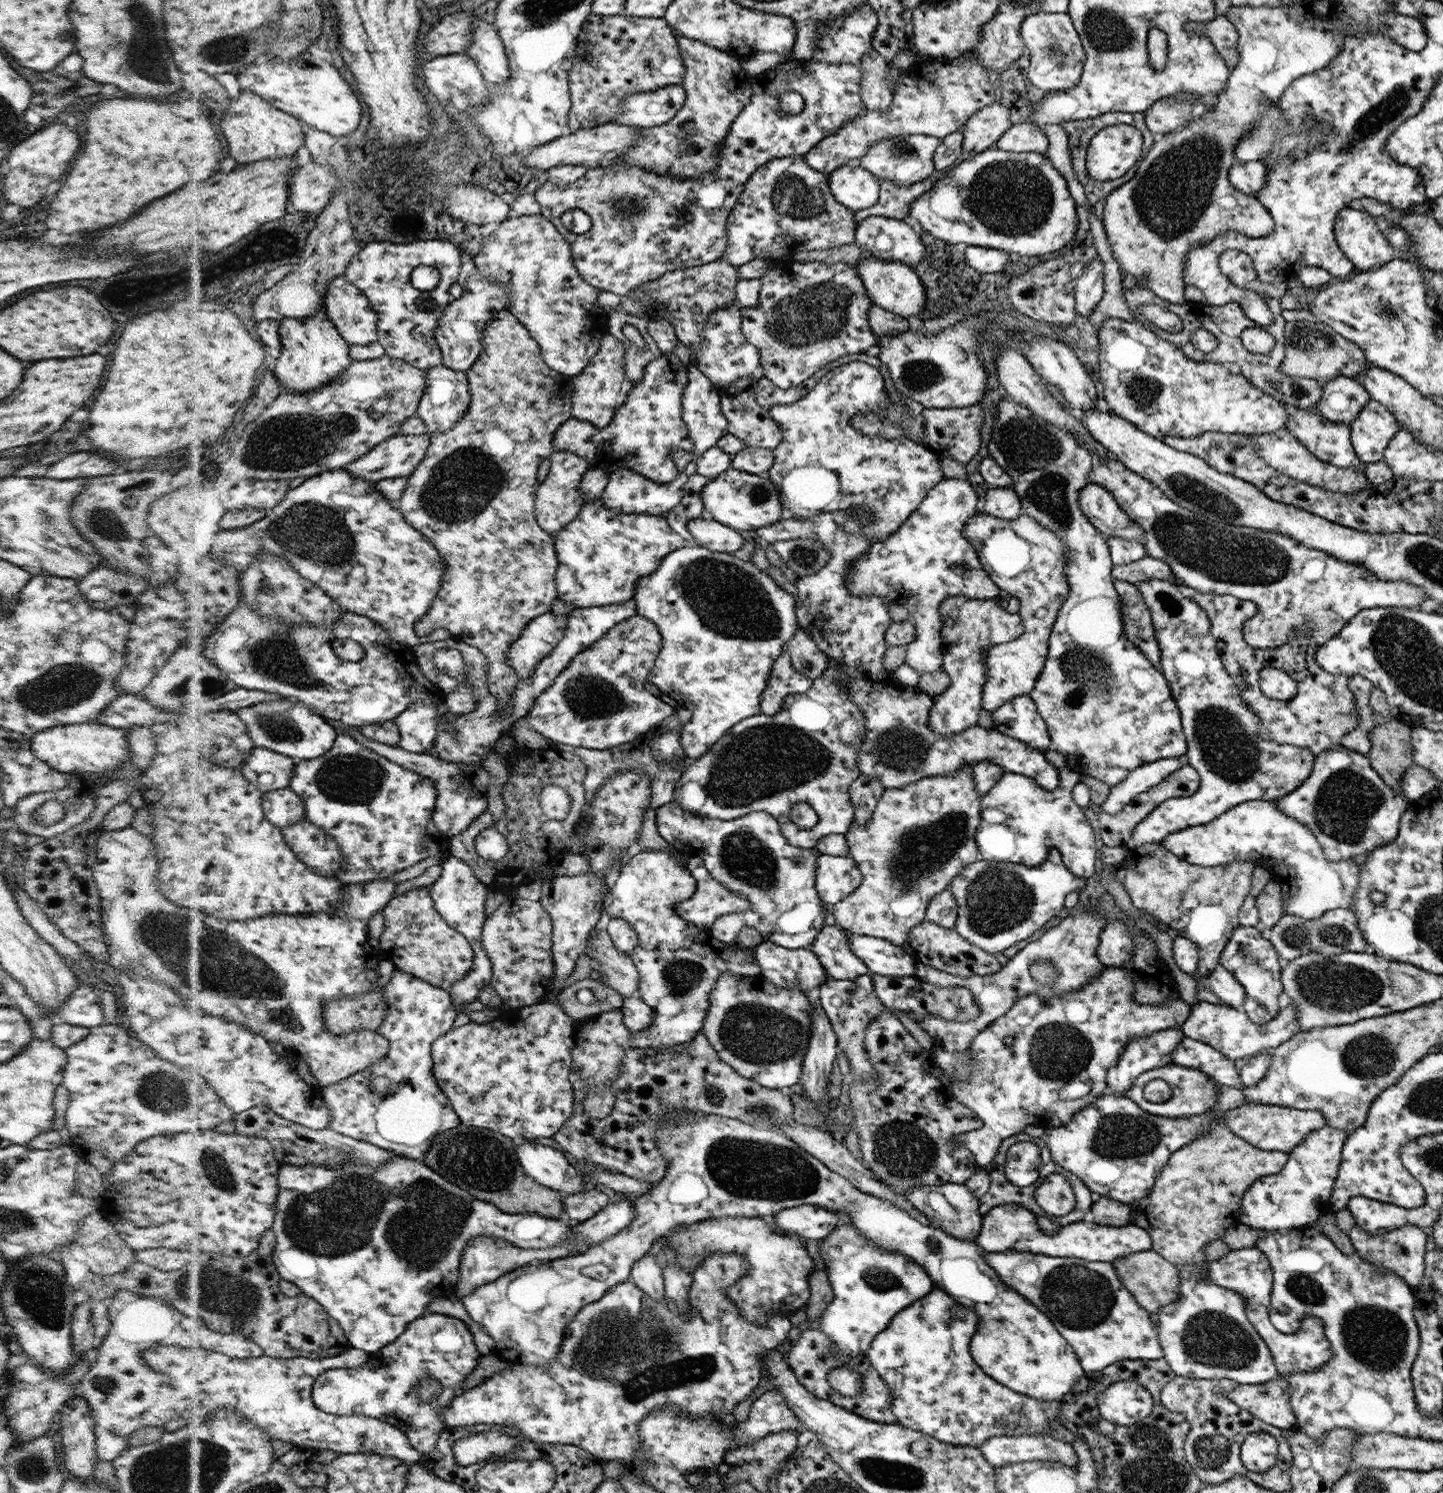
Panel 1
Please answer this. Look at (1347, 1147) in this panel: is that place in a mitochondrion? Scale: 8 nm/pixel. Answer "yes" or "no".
no

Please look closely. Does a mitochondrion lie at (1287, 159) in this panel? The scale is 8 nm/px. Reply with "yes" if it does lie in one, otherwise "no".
yes

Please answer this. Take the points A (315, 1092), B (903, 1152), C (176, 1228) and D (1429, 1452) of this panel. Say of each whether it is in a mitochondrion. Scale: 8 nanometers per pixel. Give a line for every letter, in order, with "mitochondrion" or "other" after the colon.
A: other
B: mitochondrion
C: other
D: other

